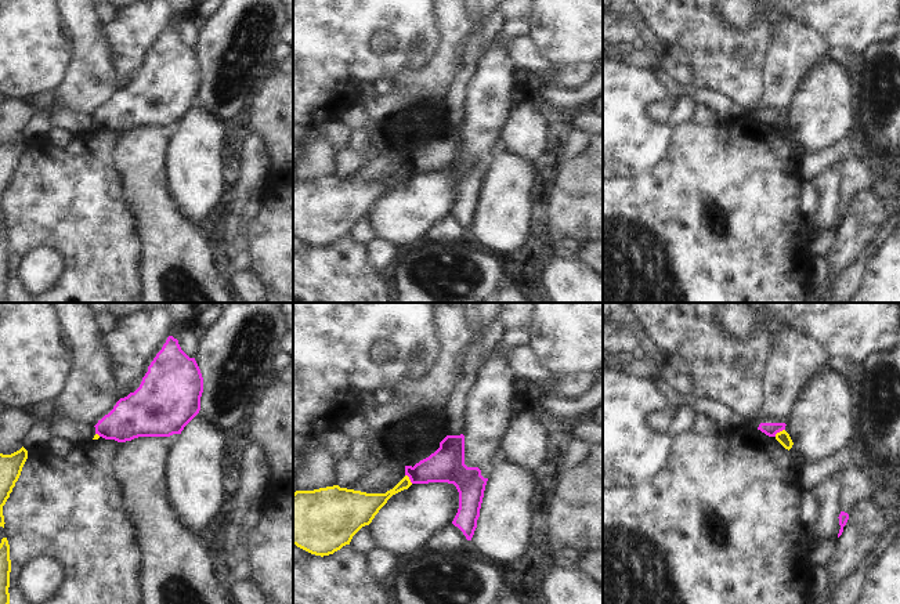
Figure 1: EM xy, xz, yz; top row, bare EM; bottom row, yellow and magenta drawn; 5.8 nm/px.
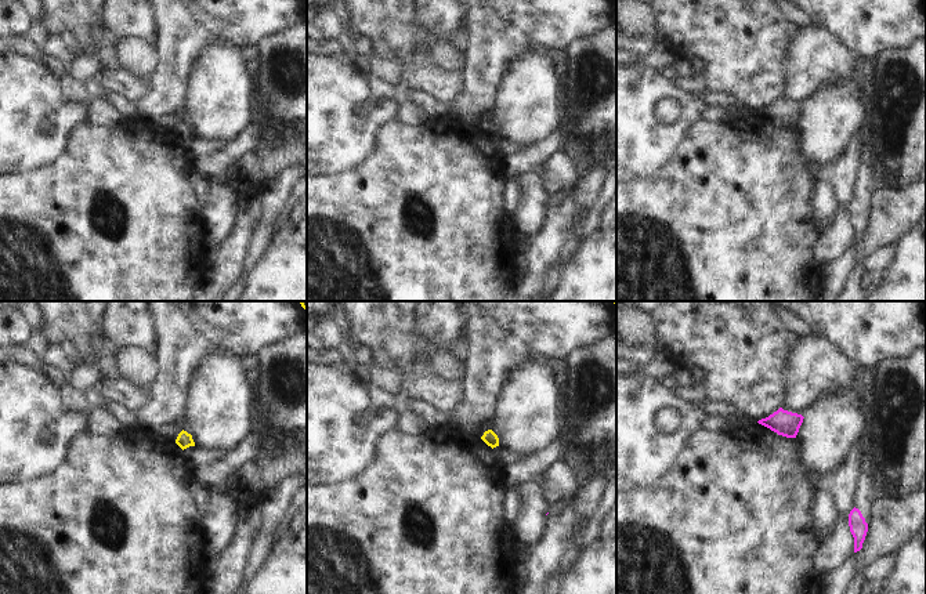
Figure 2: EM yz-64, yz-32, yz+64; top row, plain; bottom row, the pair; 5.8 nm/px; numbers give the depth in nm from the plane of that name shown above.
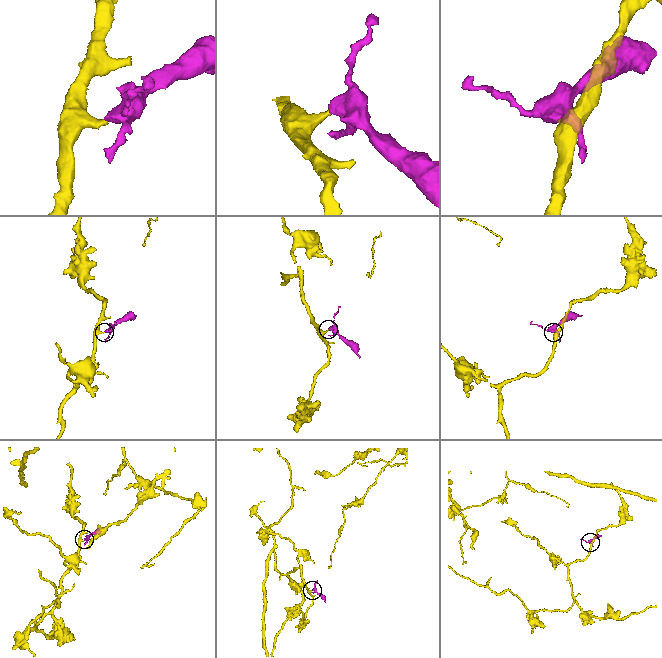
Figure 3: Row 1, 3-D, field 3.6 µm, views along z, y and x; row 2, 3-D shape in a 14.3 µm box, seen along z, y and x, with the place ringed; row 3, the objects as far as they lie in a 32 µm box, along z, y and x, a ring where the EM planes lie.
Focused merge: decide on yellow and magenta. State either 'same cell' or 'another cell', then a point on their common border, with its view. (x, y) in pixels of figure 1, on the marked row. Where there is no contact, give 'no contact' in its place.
another cell | yz (780, 431)

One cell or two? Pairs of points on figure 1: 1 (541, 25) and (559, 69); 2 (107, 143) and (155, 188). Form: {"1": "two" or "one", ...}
{"1": "two", "2": "two"}

